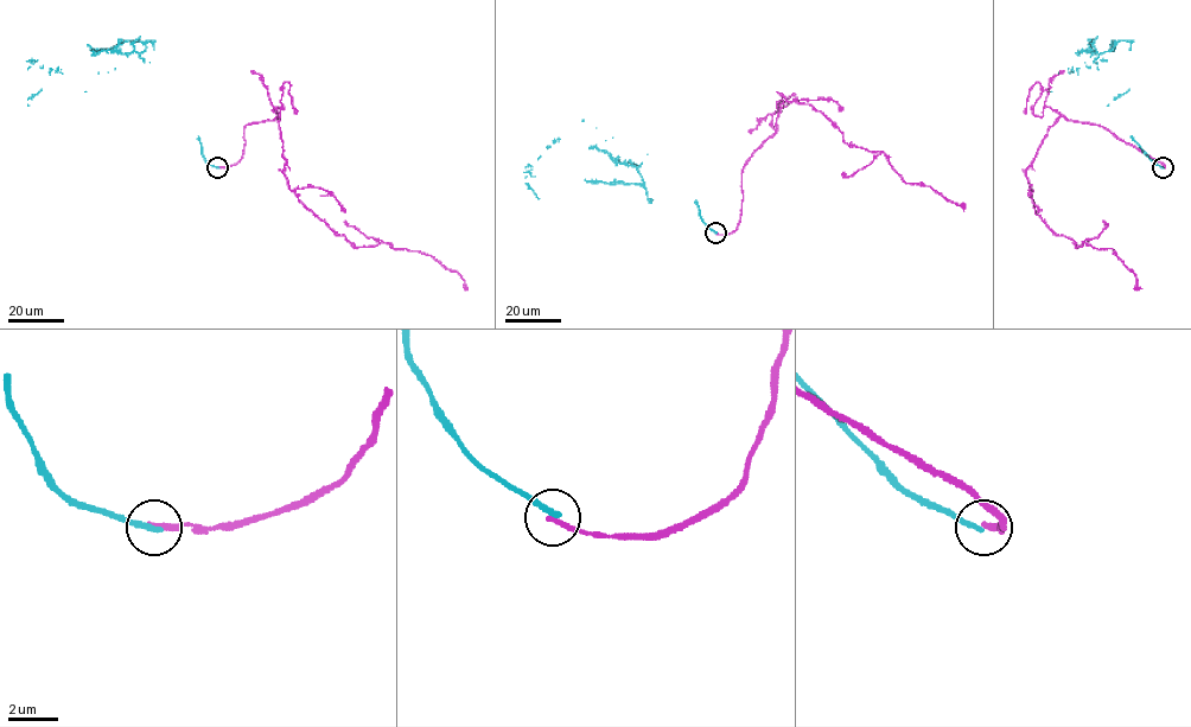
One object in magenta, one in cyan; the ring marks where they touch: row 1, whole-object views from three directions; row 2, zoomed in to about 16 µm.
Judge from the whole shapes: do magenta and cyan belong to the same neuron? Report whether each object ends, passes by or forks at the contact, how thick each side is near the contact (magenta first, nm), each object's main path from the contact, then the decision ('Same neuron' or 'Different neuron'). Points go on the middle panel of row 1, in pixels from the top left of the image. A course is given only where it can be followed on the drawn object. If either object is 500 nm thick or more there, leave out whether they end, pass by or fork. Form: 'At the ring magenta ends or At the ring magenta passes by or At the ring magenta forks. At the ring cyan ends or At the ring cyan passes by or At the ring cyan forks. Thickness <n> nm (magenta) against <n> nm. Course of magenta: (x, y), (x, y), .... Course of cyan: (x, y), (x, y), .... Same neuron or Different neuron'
At the ring magenta ends. At the ring cyan ends. Thickness 200 nm (magenta) against 220 nm. Course of magenta: (715, 233), (737, 229), (742, 172), (776, 132), (782, 95), (963, 211). Course of cyan: (715, 233), (700, 217), (696, 201), (650, 199), (634, 165), (558, 139), (524, 167), (539, 198). Different neuron

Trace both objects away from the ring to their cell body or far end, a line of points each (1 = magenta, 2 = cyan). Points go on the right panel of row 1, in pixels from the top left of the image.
1: (1164, 167), (1102, 127), (1063, 115), (1026, 171), (1043, 221), (1076, 247), (1110, 248), (1142, 288)
2: (1164, 167), (1131, 135), (1131, 43), (1078, 52), (1070, 71), (1096, 67), (1114, 97), (1129, 89)

